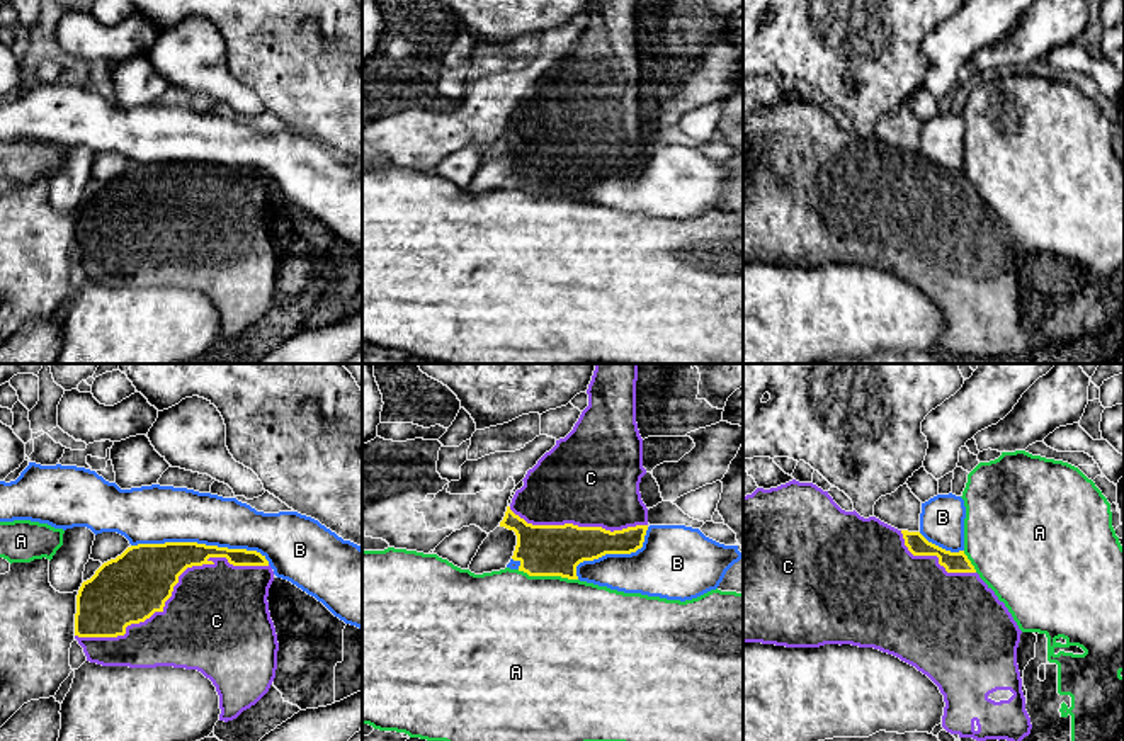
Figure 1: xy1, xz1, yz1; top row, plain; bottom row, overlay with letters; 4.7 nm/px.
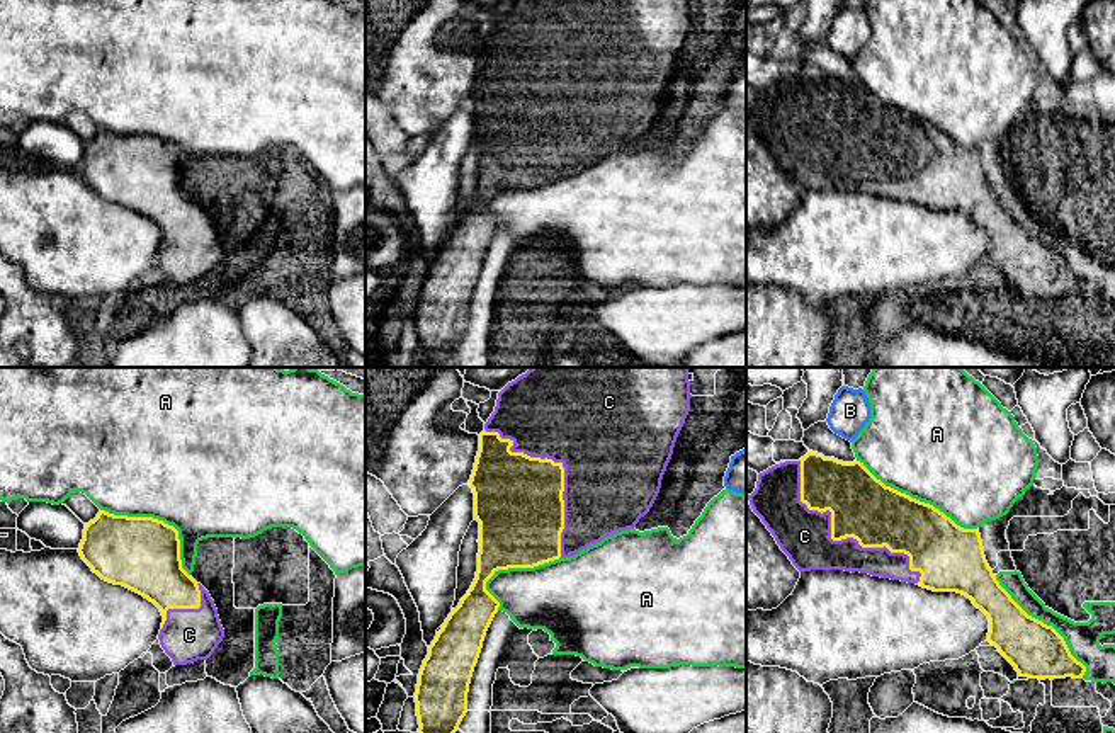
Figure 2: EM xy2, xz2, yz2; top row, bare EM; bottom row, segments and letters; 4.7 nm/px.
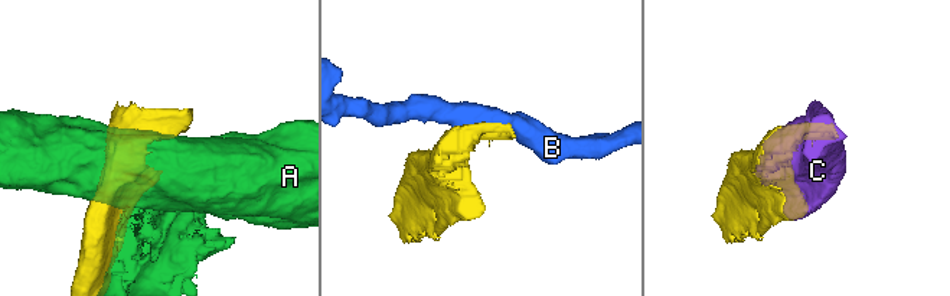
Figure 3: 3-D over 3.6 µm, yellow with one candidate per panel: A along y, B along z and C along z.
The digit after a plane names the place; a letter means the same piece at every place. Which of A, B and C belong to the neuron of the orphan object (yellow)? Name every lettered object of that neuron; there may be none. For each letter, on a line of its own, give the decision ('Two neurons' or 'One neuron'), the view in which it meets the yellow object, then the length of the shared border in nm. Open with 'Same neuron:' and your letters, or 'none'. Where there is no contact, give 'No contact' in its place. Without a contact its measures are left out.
Same neuron: C
A: Two neurons. Touches yellow in xy2. Shared border 550 nm
B: Two neurons. Touches yellow in xy1. Shared border 650 nm
C: One neuron. Touches yellow in xy1. Shared border 1000 nm

